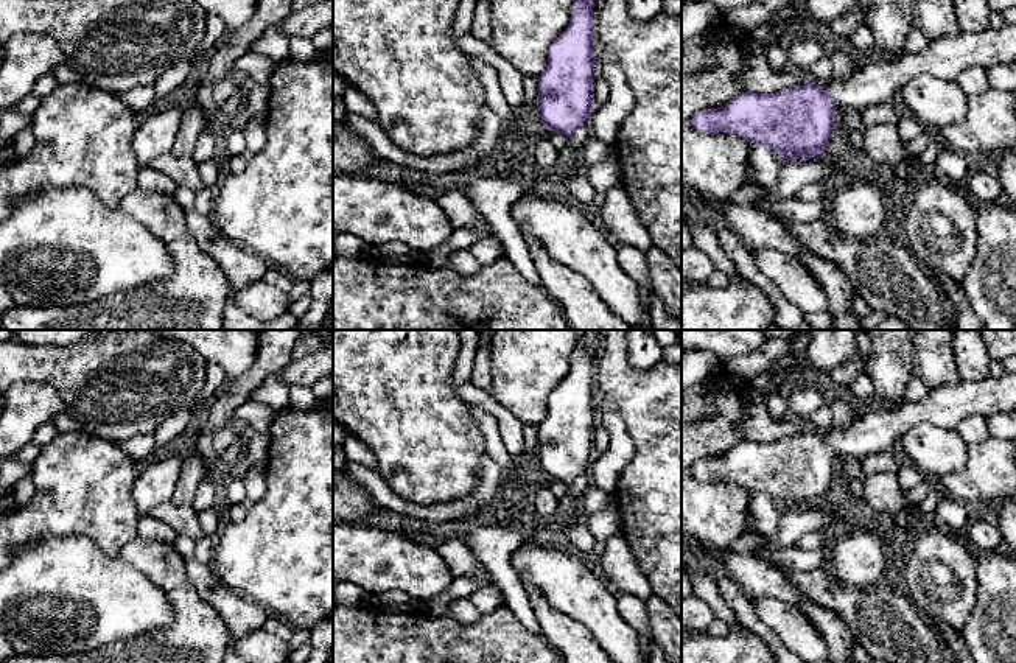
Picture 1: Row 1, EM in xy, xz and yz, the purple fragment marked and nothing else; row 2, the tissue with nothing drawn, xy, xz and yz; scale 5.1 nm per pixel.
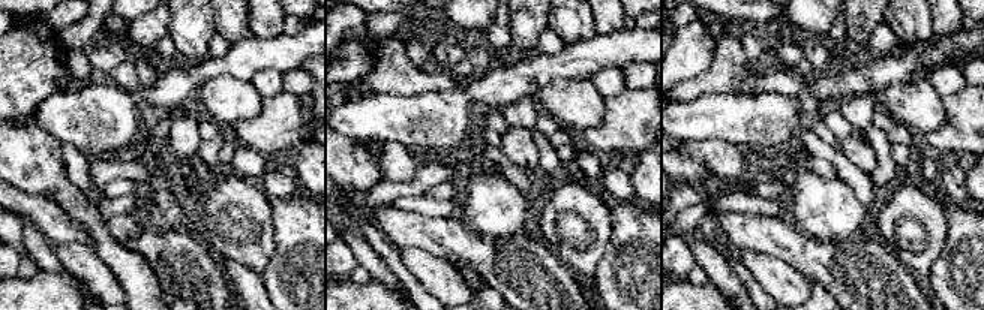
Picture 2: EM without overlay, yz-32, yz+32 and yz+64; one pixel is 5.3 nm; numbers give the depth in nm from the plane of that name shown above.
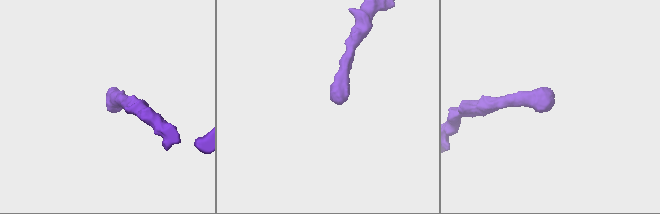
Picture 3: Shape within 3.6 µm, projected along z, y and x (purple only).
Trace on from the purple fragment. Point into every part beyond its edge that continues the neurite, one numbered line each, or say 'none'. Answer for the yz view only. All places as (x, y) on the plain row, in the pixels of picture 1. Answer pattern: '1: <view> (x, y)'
1: yz (945, 406)

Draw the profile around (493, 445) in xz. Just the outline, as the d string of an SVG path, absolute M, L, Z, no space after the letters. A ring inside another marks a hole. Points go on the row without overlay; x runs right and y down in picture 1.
M467 403L467 406L484 434L484 451L499 465L503 481L512 482L518 468L518 459L506 450L498 420L478 405Z

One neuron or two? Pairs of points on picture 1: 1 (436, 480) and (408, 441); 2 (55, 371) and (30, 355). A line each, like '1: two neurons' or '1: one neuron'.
1: one neuron
2: one neuron

